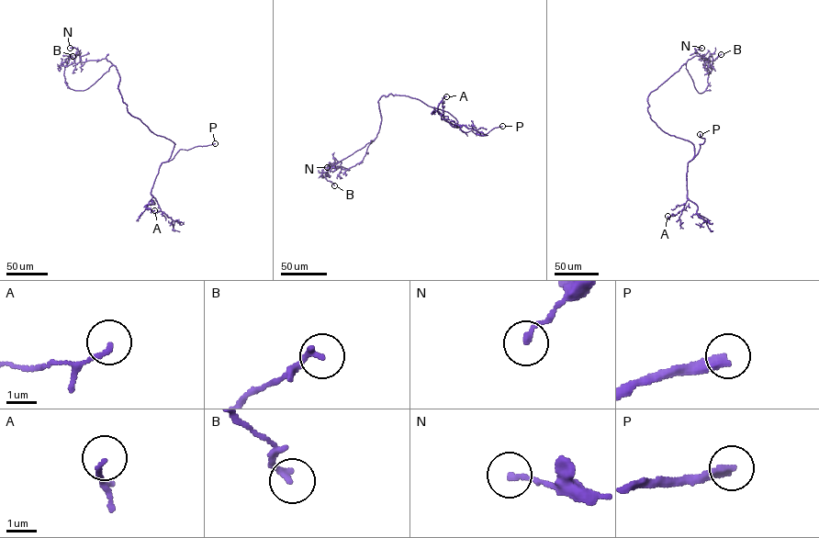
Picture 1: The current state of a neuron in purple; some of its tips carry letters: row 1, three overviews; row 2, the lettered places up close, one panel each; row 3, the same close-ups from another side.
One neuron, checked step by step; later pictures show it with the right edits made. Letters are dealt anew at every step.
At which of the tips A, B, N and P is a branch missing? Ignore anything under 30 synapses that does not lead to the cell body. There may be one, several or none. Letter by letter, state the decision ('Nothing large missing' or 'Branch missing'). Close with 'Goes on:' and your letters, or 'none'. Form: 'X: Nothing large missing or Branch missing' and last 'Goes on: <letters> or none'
A: Nothing large missing
B: Nothing large missing
N: Nothing large missing
P: Branch missing
Goes on: P

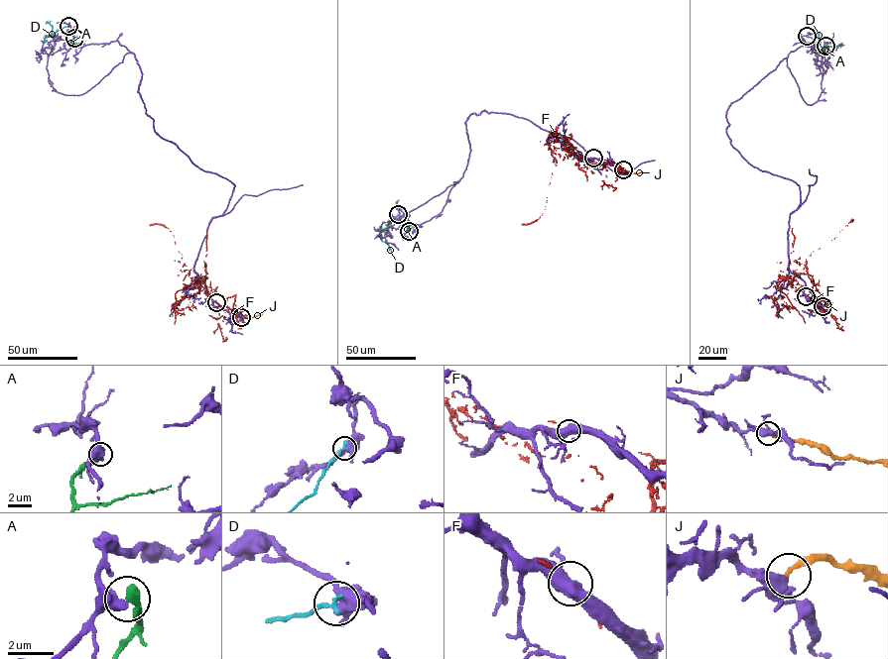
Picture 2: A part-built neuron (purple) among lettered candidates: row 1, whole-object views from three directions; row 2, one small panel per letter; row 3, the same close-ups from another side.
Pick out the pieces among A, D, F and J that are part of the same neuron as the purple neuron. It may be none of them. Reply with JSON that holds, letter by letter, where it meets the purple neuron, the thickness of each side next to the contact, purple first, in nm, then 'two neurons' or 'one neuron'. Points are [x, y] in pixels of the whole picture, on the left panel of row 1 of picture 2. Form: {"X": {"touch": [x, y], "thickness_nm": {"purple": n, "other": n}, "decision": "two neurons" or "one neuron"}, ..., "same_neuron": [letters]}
{"A": {"touch": [74, 38], "thickness_nm": {"purple": 480, "other": 480}, "decision": "two neurons"}, "D": {"touch": [68, 26], "thickness_nm": {"purple": 400, "other": 240}, "decision": "two neurons"}, "F": {"touch": [216, 302], "thickness_nm": {"purple": 480, "other": 30}, "decision": "two neurons"}, "J": {"touch": [241, 317], "thickness_nm": {"purple": 340, "other": 180}, "decision": "one neuron"}, "same_neuron": ["J"]}

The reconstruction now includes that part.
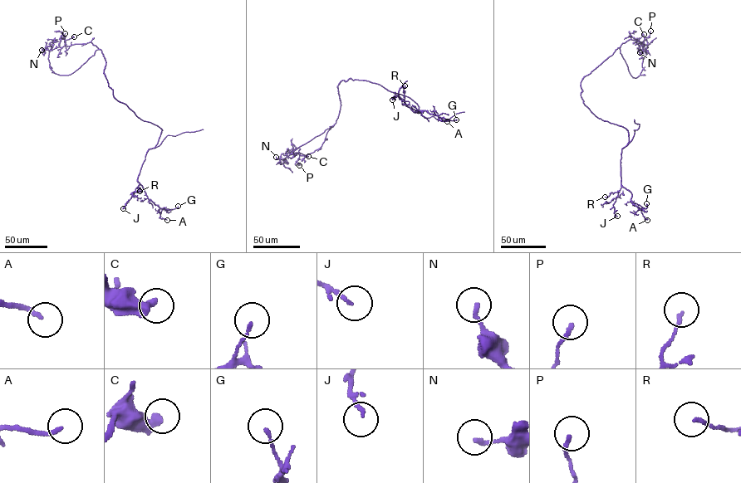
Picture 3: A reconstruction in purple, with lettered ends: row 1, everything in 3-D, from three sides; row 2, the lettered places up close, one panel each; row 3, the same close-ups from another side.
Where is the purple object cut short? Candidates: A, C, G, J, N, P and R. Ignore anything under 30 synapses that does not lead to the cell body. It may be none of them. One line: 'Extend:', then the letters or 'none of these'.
Extend: none of these

